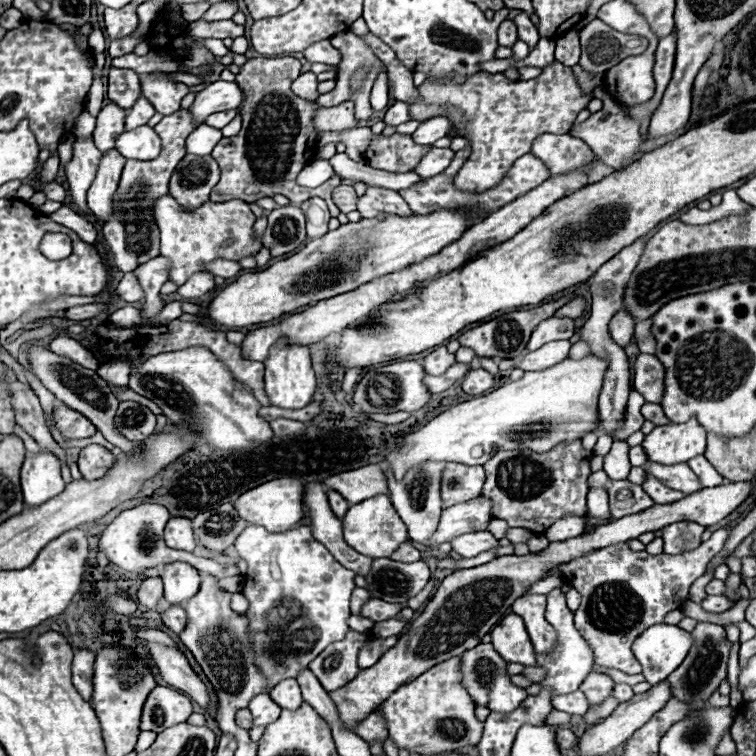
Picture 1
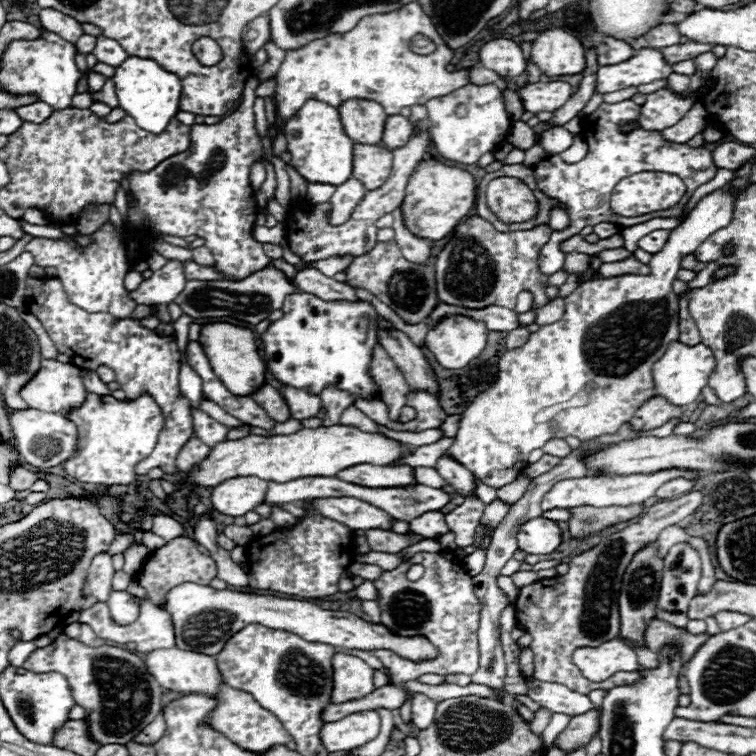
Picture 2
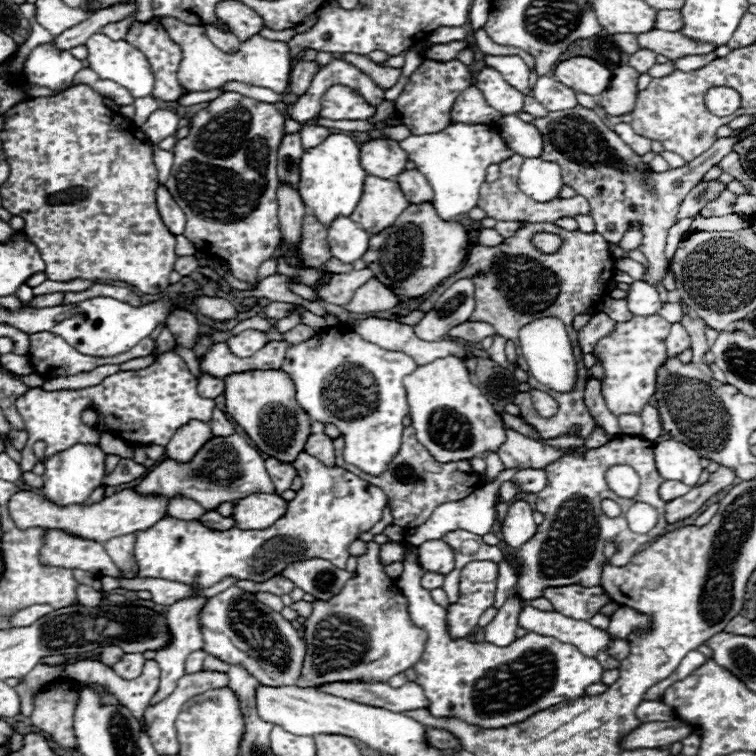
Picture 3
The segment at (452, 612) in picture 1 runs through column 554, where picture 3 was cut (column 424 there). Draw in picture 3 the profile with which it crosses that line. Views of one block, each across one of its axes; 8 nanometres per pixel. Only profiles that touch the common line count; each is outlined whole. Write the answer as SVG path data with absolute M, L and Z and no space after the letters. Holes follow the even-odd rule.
M432 540L432 544L420 544L418 562L426 572L448 574L454 568L454 552L442 540Z

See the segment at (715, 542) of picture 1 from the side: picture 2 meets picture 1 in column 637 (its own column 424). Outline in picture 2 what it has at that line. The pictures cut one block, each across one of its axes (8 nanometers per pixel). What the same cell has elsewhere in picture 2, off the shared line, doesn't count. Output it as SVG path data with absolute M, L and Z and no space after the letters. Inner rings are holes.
M418 552L408 564L400 564L394 570L384 572L374 580L378 590L376 602L382 610L382 624L398 636L422 636L434 648L436 656L432 660L422 660L412 664L412 660L400 660L394 652L374 652L384 666L390 670L396 684L416 680L422 674L474 674L480 666L478 650L478 626L480 626L480 600L474 594L472 576L464 570L462 562L452 552ZM410 564L422 564L424 576L416 582L406 578Z

